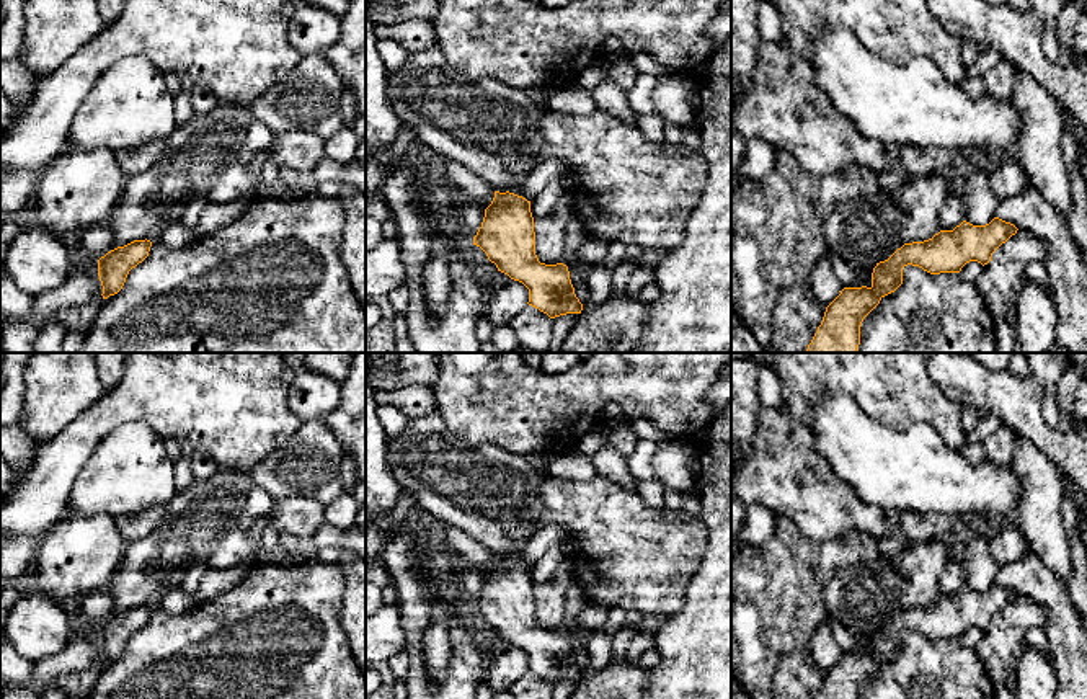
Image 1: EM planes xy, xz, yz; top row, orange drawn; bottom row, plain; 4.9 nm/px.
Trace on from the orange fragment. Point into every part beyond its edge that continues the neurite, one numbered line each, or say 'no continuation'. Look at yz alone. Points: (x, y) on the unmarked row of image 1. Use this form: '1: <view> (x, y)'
no continuation

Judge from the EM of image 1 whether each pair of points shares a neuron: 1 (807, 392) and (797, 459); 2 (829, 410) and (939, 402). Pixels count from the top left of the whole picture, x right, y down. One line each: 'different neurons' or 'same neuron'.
1: different neurons
2: different neurons

